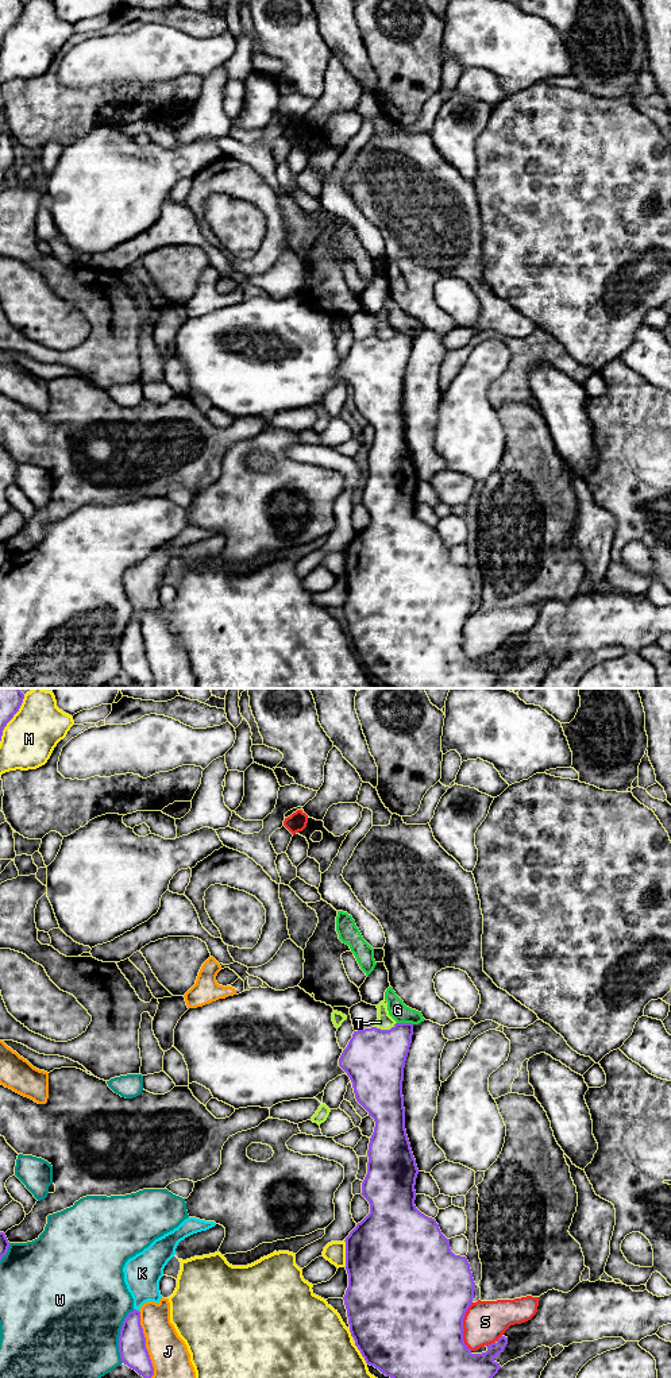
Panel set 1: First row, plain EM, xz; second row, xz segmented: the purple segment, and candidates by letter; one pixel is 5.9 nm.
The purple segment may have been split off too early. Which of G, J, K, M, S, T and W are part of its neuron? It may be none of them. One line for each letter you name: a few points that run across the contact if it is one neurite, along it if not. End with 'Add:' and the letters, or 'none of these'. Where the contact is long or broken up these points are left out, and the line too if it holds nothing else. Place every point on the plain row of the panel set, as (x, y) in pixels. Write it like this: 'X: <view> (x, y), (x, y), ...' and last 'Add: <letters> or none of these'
Add: none of these

